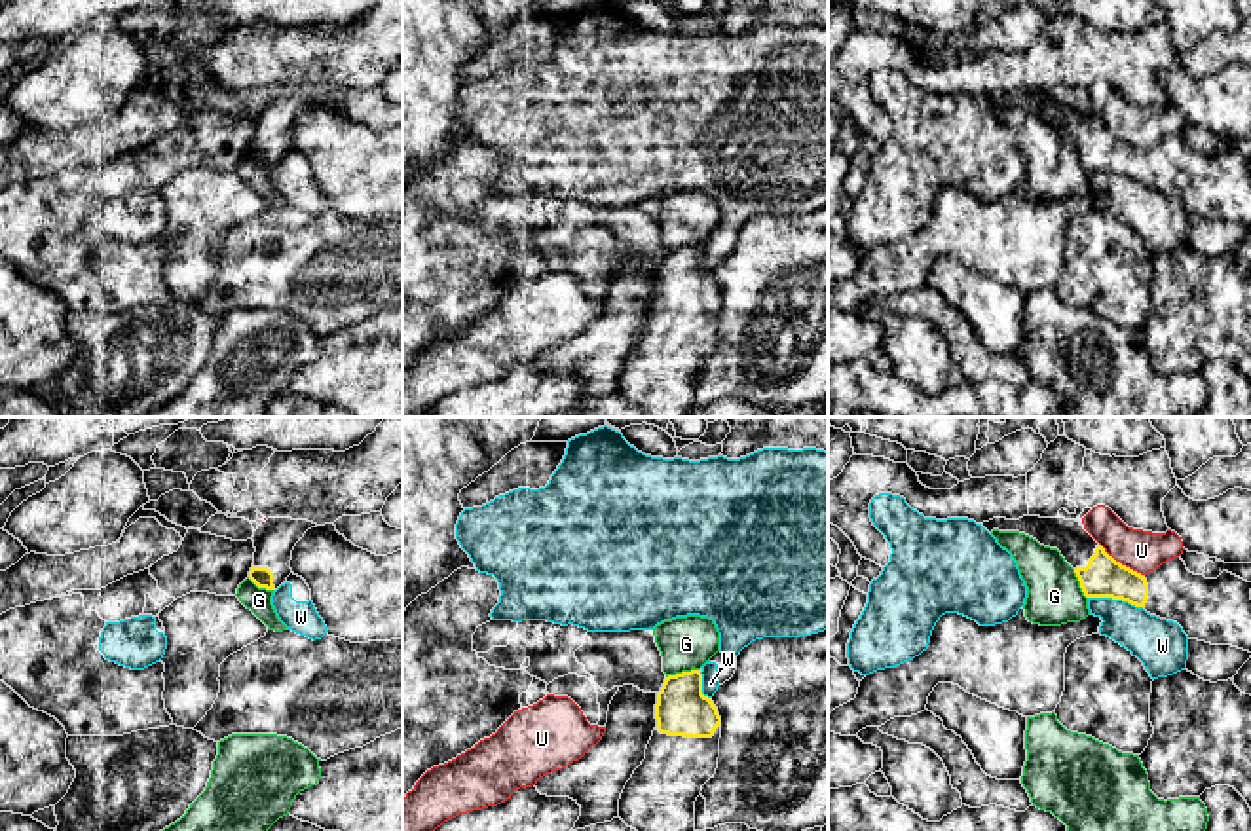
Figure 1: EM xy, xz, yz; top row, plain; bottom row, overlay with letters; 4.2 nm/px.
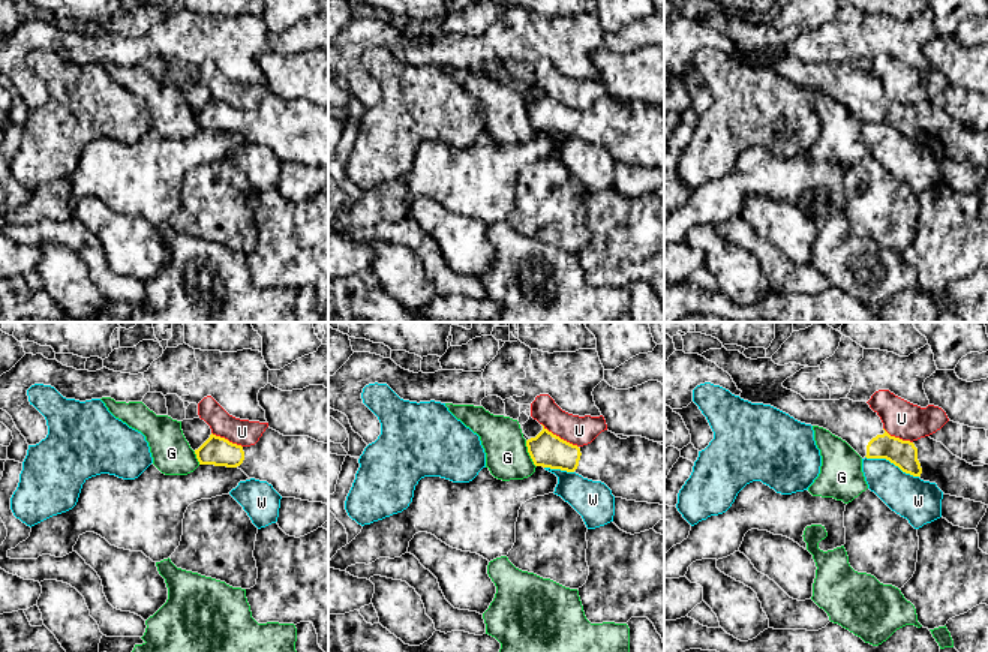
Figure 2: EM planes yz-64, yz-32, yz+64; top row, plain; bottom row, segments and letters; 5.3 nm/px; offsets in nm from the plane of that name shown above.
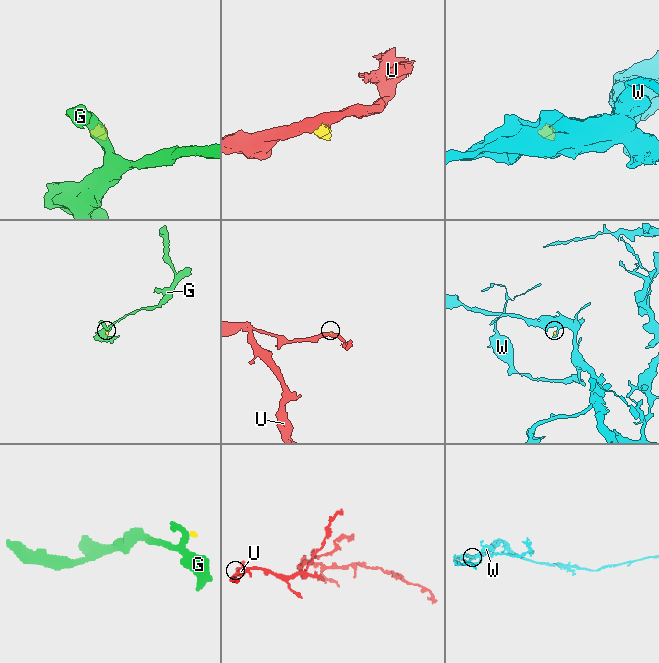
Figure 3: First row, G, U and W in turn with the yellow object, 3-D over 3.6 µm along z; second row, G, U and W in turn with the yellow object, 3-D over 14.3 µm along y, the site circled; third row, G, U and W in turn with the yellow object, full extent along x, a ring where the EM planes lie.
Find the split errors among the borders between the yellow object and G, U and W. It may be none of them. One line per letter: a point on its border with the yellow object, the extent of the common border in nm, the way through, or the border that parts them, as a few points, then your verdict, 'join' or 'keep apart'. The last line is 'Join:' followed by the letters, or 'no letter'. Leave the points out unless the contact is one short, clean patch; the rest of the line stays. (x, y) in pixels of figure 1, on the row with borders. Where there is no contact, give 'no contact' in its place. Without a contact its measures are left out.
G: meets yellow in xz at (682, 672); contact 150 nm long; border along xz (699, 668), (667, 678); keep apart
U: meets yellow in yz at (1119, 562); contact 240 nm long; border along yz (1100, 543), (1117, 560), (1143, 575); keep apart
W: meets yellow in yz at (1115, 598); contact 240 nm long; border along yz (1088, 596), (1120, 598), (1141, 608); keep apart
Join: no letter

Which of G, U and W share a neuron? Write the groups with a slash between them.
G / U / W

